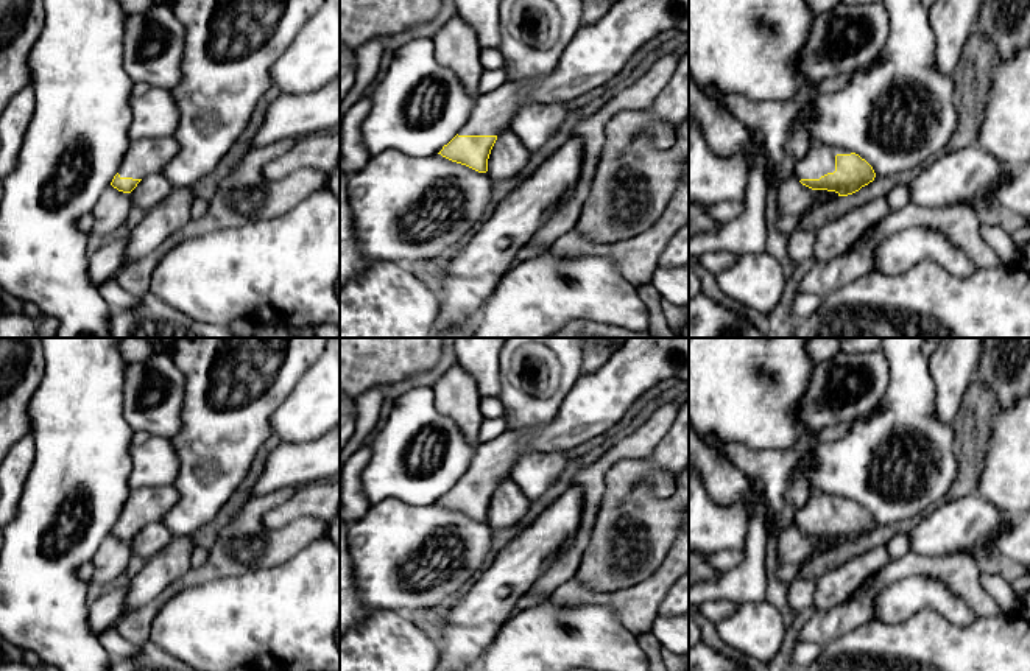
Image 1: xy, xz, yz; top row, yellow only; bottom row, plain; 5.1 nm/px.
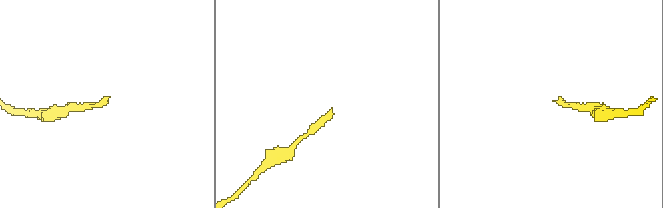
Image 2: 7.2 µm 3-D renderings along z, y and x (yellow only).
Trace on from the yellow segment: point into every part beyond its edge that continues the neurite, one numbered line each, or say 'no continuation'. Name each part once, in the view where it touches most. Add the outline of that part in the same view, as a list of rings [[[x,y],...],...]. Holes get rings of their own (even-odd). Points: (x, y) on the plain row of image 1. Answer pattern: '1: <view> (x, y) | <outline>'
1: yz (820, 508) | [[[813,489],[807,501],[793,512],[795,525],[801,528],[820,528],[827,522],[835,520],[835,504],[837,503],[851,503],[841,497],[824,494],[818,489]]]

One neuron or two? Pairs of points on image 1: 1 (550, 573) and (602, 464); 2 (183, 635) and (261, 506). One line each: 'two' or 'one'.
1: one
2: two

